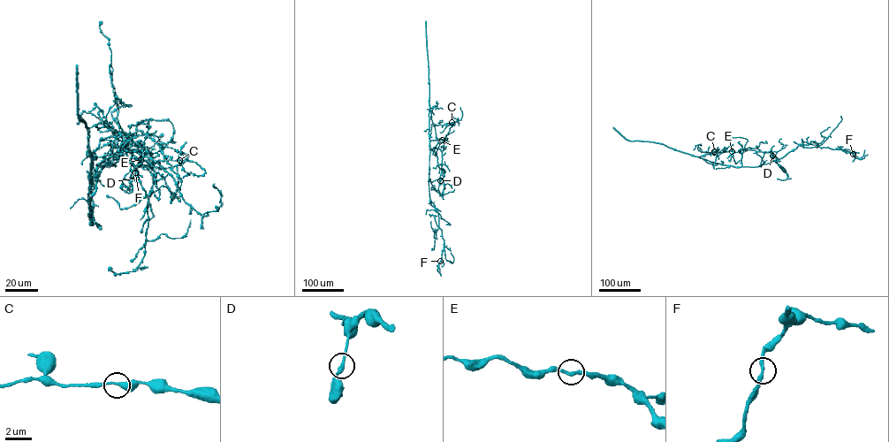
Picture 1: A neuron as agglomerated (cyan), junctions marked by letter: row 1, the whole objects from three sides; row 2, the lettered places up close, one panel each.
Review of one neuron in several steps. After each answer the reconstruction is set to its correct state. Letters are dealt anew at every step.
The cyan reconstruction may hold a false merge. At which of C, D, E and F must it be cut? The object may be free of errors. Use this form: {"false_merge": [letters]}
{"false_merge": []}

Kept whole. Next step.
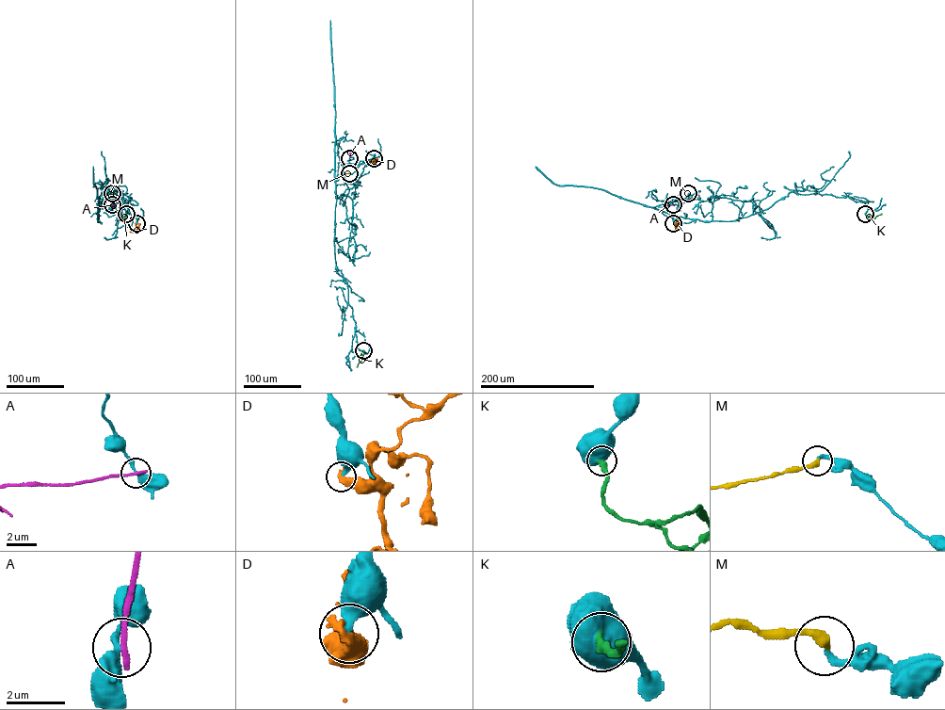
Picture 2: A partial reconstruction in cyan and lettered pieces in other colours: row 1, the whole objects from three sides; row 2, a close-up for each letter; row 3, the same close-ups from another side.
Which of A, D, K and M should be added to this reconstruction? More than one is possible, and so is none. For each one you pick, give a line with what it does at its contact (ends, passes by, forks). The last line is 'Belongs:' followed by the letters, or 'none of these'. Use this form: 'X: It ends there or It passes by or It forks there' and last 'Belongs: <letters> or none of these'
M: It ends there
Belongs: M

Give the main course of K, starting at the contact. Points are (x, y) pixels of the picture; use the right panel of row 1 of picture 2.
K: (865, 214), (873, 217), (882, 213)

